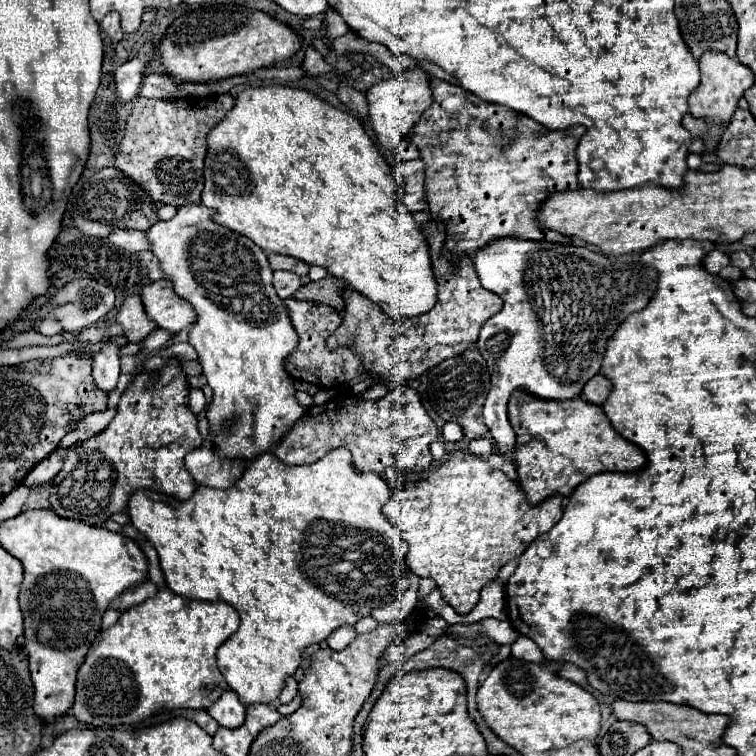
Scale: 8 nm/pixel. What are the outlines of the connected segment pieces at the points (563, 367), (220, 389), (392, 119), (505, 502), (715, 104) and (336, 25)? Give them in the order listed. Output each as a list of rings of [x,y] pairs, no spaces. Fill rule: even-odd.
[[[518,237],[494,239],[480,247],[472,255],[478,279],[484,289],[502,297],[504,307],[492,315],[476,341],[478,351],[486,357],[490,365],[492,385],[484,403],[484,423],[494,437],[500,453],[510,453],[514,449],[514,431],[508,421],[506,403],[514,389],[522,387],[542,399],[574,399],[580,395],[582,385],[596,373],[600,373],[602,349],[618,325],[618,315],[634,313],[644,309],[648,297],[656,289],[656,273],[650,267],[638,263],[618,263],[600,253],[572,243],[552,243],[552,241],[524,241]]]
[[[202,203],[182,205],[170,221],[158,221],[152,225],[146,231],[146,239],[150,241],[150,251],[160,261],[164,279],[172,281],[174,293],[186,299],[196,311],[188,343],[196,349],[204,377],[214,391],[212,403],[206,411],[214,445],[218,445],[228,457],[244,459],[252,459],[254,455],[272,449],[306,409],[294,399],[294,381],[284,371],[284,359],[296,349],[298,333],[290,321],[284,299],[276,295],[266,253],[248,237],[214,223],[210,219],[210,209]],[[226,419],[236,421],[232,427],[224,427]]]
[[[422,69],[406,71],[400,77],[394,77],[394,79],[388,79],[388,81],[380,81],[380,83],[372,85],[368,89],[368,93],[366,93],[366,99],[368,99],[368,119],[370,119],[370,125],[372,125],[372,129],[376,133],[378,143],[386,151],[396,153],[398,145],[400,145],[400,139],[408,139],[410,137],[412,129],[420,121],[420,115],[432,103],[430,77]]]
[[[452,453],[434,473],[428,477],[412,477],[404,489],[394,493],[382,507],[382,513],[394,523],[404,541],[408,543],[408,569],[418,577],[432,577],[442,591],[444,601],[460,615],[470,613],[480,601],[484,585],[496,579],[500,567],[518,559],[522,551],[538,535],[550,531],[562,517],[562,495],[550,495],[538,505],[530,505],[520,485],[506,477],[498,469],[490,469],[488,463],[472,453]]]
[[[708,49],[706,53],[702,53],[700,85],[690,93],[688,105],[690,105],[690,113],[694,117],[708,117],[708,121],[710,121],[710,131],[704,133],[704,141],[708,143],[706,153],[702,155],[704,161],[716,161],[716,149],[718,149],[716,143],[722,137],[722,131],[718,127],[732,119],[732,113],[738,107],[738,99],[744,95],[746,89],[750,89],[750,85],[754,85],[754,73],[746,65],[742,65],[736,57],[732,59],[726,53],[720,53],[714,49]]]
[[[328,9],[324,13],[324,21],[326,21],[326,31],[328,31],[328,41],[334,41],[336,37],[340,37],[340,35],[350,31],[350,27],[342,21],[342,17],[332,9]]]

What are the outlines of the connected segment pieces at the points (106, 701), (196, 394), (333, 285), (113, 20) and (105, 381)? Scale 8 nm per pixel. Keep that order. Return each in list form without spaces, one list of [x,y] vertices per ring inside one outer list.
[[[168,587],[158,589],[150,599],[124,611],[116,625],[100,631],[94,639],[86,661],[78,671],[76,701],[72,705],[74,717],[98,729],[120,729],[138,723],[160,709],[208,709],[228,687],[216,665],[216,649],[238,629],[238,625],[238,611],[230,603],[194,601],[172,593]]]
[[[190,388],[190,409],[194,415],[198,415],[206,406],[206,398],[201,389]]]
[[[326,275],[320,281],[310,281],[310,283],[302,285],[292,297],[304,299],[304,301],[324,303],[324,305],[330,305],[330,307],[342,311],[344,309],[344,301],[342,301],[342,289],[344,287],[346,287],[346,283],[342,279]]]
[[[108,13],[102,21],[100,21],[100,27],[102,27],[102,31],[114,41],[114,43],[118,43],[120,39],[122,39],[122,29],[120,29],[120,17],[118,17],[118,13]]]
[[[104,343],[102,351],[94,355],[94,387],[102,393],[110,393],[116,389],[118,377],[120,377],[120,357],[118,357],[118,345]]]

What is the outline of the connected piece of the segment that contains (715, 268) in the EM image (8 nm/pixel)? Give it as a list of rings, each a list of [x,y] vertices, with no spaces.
[[[718,249],[710,251],[706,257],[704,257],[704,267],[710,271],[710,273],[720,273],[726,265],[730,265],[730,257]]]

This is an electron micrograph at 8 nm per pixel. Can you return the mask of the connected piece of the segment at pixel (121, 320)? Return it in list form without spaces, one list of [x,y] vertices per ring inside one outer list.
[[[138,295],[124,299],[120,309],[116,311],[116,323],[124,329],[124,337],[130,343],[140,343],[150,331],[156,329],[154,323],[146,317]]]

